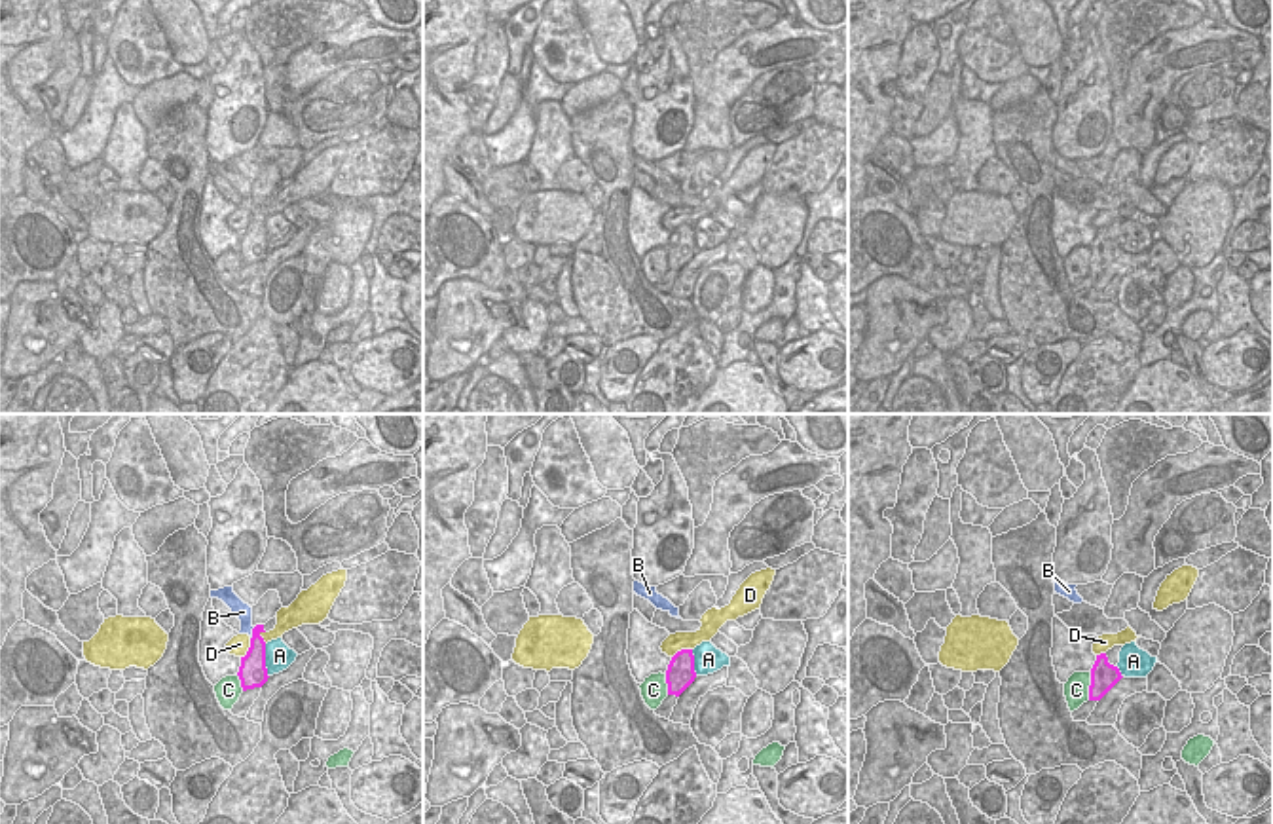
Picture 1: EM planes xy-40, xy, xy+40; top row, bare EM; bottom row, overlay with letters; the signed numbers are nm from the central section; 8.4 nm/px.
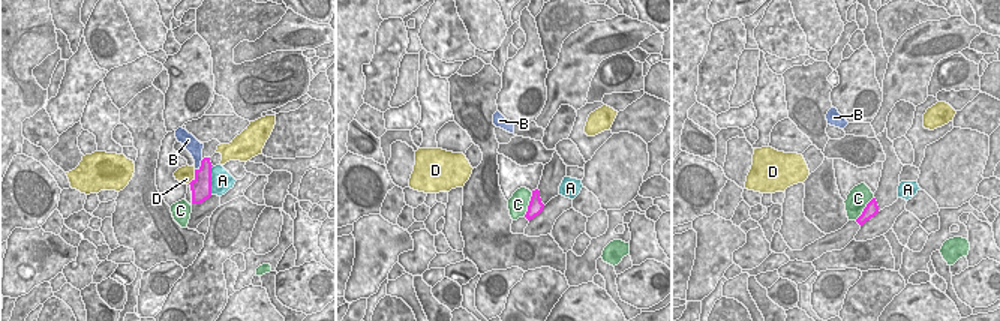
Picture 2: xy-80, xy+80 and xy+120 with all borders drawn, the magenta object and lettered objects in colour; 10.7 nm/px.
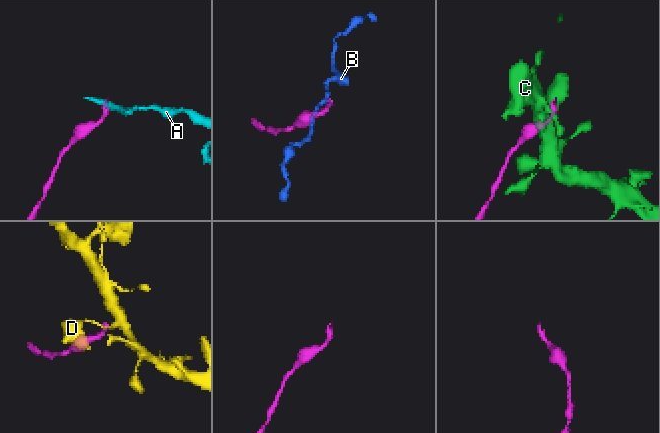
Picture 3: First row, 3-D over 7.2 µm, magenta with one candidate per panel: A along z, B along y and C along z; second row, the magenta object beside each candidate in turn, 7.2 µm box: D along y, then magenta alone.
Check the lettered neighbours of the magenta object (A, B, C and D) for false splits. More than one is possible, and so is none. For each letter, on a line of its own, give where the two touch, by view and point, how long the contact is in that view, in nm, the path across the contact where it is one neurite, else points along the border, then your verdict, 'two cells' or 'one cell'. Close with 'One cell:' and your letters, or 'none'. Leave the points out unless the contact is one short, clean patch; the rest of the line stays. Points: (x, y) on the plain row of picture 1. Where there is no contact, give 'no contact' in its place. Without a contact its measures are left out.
A: xy-40 (264, 236) | 280 nm | along xy-40 (264, 219), (268, 251) | two cells
B: xy-40 (253, 207) | 120 nm | along xy-40 (255, 202), (251, 213) | two cells
C: xy+40 (1089, 261) | 240 nm | along xy+40 (1091, 247), (1088, 274) | two cells
D: xy-40 (249, 223) | 190 nm | along xy-40 (251, 213), (251, 221), (241, 232) | two cells
One cell: none

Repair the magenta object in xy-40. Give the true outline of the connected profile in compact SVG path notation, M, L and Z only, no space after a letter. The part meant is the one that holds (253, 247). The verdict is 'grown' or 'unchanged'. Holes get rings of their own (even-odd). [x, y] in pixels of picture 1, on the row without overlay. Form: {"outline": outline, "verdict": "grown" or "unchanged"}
{"outline": "M268 165L256 180L252 180L252 213L250 222L245 232L241 232L239 241L239 254L243 266L262 262L268 256L268 243L266 243L266 216L260 211L264 205L264 199L277 190L277 186L283 182L279 167Z", "verdict": "grown"}

